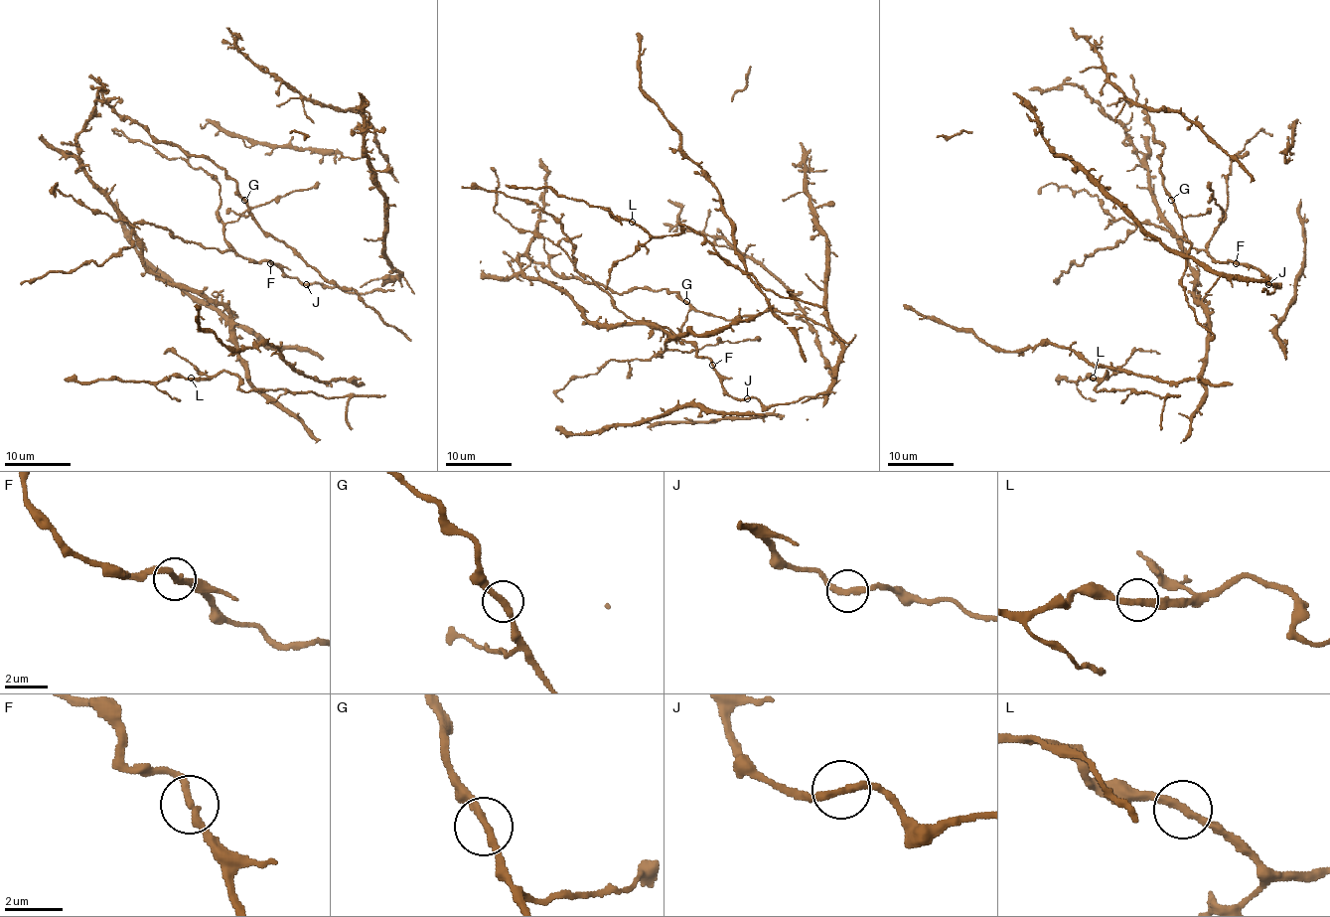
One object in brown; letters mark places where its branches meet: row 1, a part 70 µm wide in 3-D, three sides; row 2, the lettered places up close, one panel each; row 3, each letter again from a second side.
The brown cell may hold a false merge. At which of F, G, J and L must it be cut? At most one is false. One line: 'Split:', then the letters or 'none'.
Split: none

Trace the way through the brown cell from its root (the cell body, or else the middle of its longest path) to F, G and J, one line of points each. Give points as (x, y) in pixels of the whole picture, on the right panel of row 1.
F: (1163, 150), (1161, 182), (1176, 212), (1208, 212), (1219, 220), (1208, 252), (1236, 262)
G: (1163, 150), (1158, 155), (1160, 174), (1163, 189), (1171, 200)
J: (1163, 150), (1161, 182), (1176, 212), (1208, 212), (1221, 222), (1208, 252), (1258, 269), (1268, 284)

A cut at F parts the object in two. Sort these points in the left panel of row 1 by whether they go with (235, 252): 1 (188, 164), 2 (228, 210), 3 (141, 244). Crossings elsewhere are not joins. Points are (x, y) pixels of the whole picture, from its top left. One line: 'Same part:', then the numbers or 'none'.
Same part: 1

